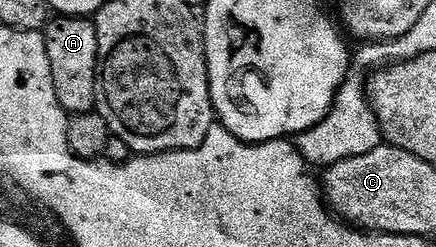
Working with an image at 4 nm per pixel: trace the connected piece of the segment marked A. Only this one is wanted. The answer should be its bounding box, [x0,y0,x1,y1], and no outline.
[44,16,98,115]

